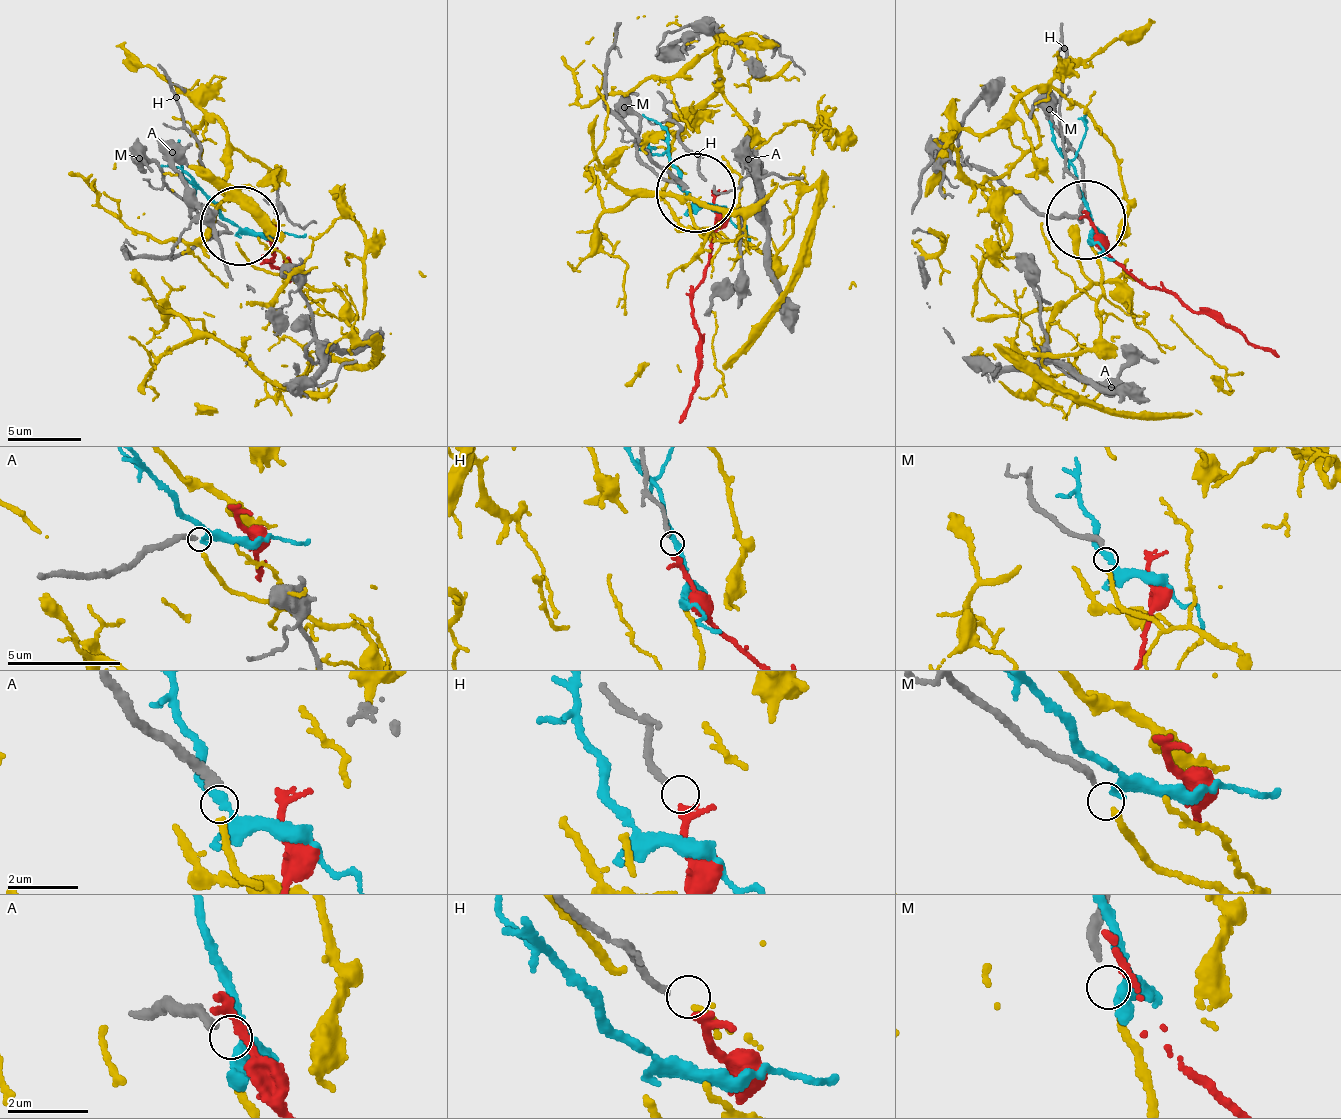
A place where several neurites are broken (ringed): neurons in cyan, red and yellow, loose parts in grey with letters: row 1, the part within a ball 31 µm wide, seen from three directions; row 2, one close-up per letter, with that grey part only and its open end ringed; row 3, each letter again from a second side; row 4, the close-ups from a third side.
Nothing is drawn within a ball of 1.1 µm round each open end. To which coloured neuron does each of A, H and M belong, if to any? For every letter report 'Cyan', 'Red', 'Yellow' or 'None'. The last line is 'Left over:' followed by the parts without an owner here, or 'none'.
A: None
H: Red
M: Yellow
Left over: A

